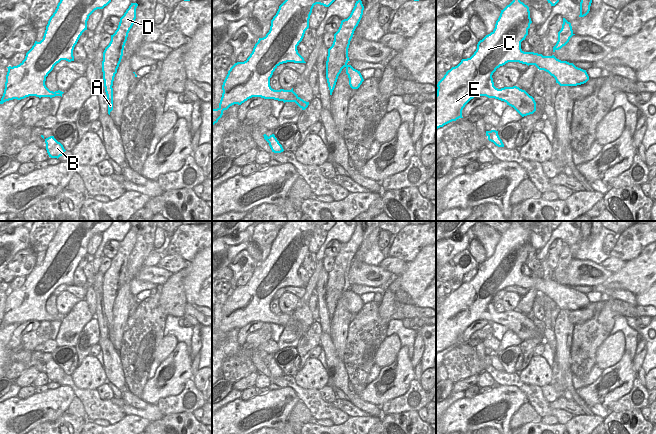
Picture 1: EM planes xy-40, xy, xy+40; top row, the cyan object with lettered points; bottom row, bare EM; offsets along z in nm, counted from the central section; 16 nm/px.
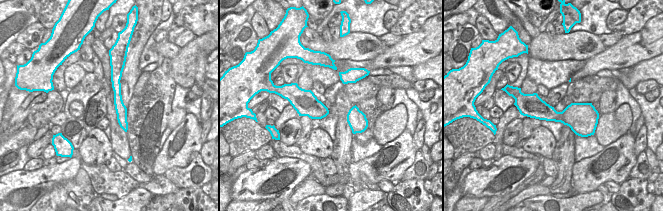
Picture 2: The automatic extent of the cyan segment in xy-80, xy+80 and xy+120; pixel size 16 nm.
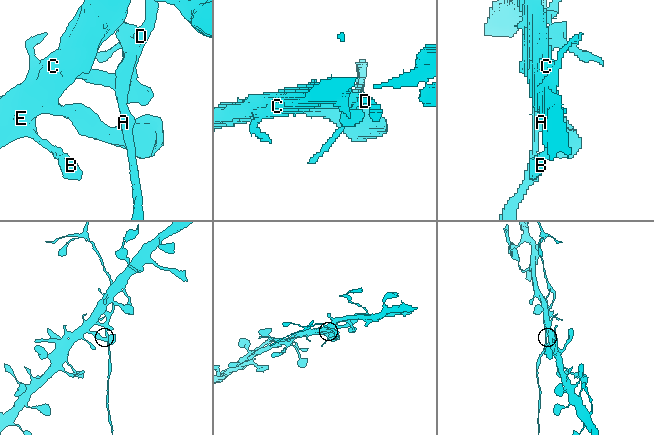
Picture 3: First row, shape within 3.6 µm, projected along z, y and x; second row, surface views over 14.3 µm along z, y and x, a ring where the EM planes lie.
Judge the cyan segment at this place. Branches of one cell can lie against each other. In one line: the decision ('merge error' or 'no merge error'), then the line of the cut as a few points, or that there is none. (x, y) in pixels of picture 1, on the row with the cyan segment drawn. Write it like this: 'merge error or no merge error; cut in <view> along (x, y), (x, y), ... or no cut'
merge error; cut in xy+40 along (550, 73), (560, 71), (565, 74), (570, 73), (573, 77)

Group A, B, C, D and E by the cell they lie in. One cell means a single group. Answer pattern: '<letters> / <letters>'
A D / B C E

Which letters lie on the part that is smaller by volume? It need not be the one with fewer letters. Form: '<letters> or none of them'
A, D.

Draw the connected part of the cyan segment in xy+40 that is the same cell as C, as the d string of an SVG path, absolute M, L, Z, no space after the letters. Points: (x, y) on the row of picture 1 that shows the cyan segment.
M513 0L501 10L494 30L478 42L474 54L462 59L438 82L436 129L463 118L463 108L477 96L504 101L522 117L533 114L536 102L525 90L517 86L501 89L494 86L493 73L508 62L535 65L549 74L554 71L565 75L571 73L570 86L581 85L589 80L586 70L573 63L560 62L554 55L524 52L521 42L528 35L531 23L529 7L520 0Z

